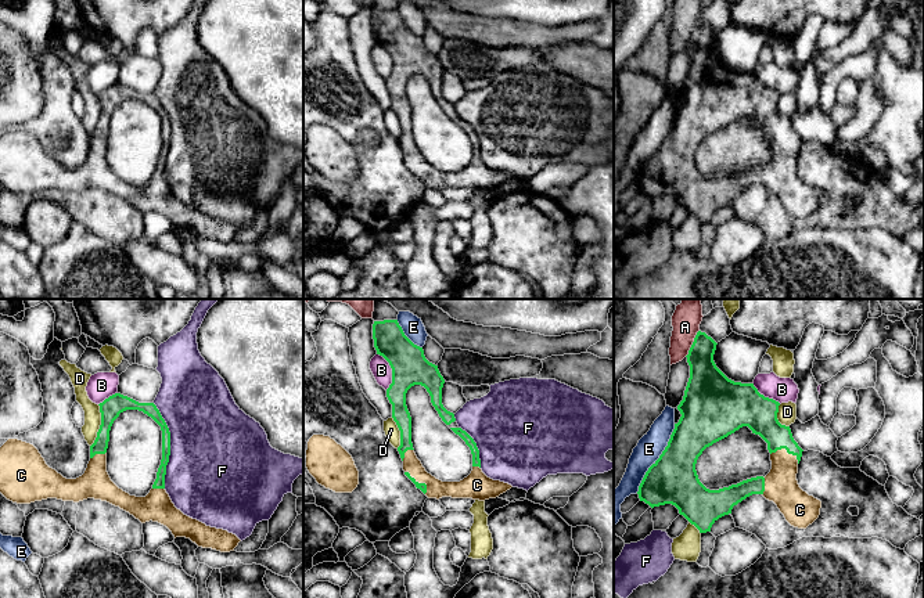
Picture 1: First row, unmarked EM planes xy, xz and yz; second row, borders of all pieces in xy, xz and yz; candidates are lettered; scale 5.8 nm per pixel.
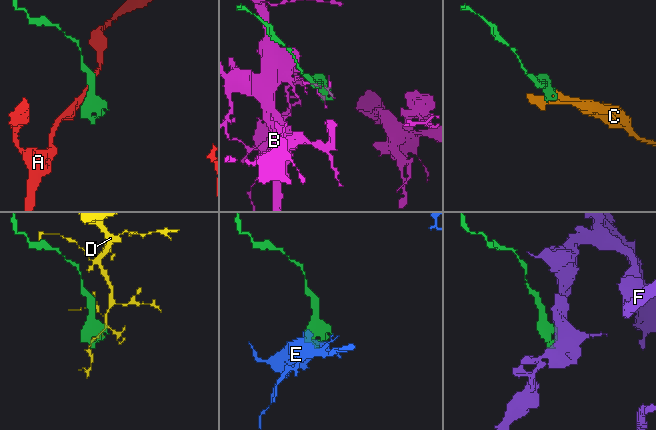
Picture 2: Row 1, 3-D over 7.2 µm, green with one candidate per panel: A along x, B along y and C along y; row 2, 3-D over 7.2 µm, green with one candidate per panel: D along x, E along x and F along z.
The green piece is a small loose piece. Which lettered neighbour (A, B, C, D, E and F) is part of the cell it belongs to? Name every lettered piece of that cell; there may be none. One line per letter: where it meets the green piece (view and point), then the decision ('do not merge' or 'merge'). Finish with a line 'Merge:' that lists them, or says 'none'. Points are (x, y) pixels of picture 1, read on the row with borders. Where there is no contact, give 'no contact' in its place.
A: yz (693, 343) | do not merge
B: xz (392, 371) | do not merge
C: yz (786, 449) | merge
D: xy (100, 425) | do not merge
E: yz (658, 458) | do not merge
F: xy (169, 446) | do not merge
Merge: C

